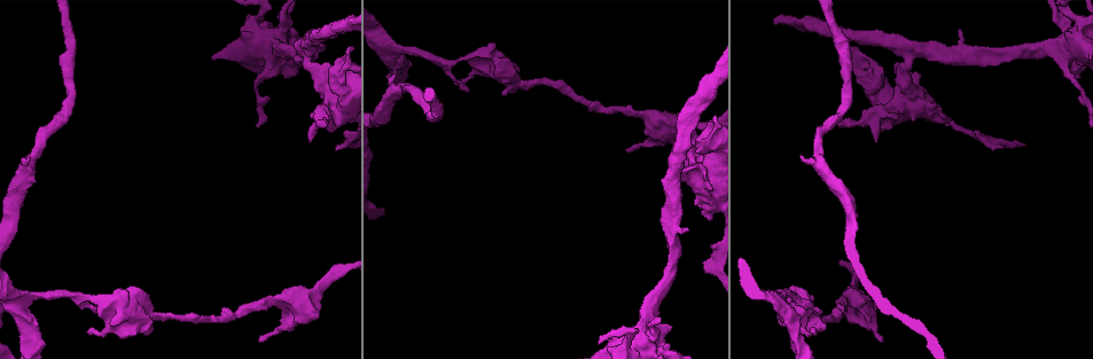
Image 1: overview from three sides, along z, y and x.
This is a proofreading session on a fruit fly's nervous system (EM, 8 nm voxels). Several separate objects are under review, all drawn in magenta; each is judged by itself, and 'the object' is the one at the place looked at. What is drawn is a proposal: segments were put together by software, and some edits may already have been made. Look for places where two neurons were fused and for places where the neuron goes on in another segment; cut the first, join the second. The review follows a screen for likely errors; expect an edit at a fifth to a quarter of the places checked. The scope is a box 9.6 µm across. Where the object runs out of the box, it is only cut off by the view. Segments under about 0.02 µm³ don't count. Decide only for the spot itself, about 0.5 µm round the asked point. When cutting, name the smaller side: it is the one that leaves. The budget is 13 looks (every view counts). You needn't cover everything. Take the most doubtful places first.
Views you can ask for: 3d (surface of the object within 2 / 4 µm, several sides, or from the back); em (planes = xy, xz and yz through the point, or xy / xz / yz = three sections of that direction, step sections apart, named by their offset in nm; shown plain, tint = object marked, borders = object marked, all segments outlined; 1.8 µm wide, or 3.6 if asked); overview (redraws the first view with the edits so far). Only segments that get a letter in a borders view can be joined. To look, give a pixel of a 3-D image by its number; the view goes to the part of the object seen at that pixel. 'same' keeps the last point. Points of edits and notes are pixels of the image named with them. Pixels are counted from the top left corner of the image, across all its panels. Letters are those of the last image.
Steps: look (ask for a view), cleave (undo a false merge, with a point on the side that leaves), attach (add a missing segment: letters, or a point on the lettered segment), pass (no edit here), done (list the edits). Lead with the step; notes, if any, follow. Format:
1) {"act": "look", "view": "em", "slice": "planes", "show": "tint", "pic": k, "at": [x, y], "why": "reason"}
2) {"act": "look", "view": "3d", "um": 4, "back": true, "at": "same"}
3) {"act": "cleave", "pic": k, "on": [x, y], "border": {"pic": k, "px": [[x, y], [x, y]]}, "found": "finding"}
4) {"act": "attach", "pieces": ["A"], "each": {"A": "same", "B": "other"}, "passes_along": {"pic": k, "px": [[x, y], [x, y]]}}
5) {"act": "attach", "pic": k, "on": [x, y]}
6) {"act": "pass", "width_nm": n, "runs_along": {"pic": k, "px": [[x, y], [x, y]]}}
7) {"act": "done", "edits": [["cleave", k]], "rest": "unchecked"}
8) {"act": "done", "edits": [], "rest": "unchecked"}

{"act": "look", "view": "3d", "um": 4, "pic": 1, "at": [1068, 66], "why": "abrupt turn"}

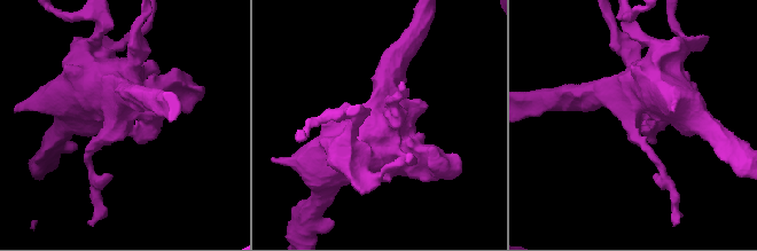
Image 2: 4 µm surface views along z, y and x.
{"act": "look", "view": "em", "slice": "planes", "show": "borders", "pic": 2, "at": [633, 121], "why": "now the EM"}

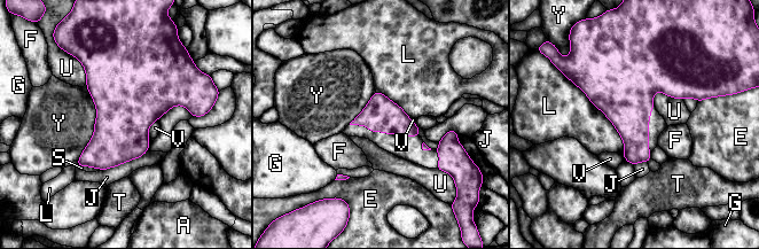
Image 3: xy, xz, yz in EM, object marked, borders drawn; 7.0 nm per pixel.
{"act": "pass", "each": {"A": "other", "E": "other", "F": "other", "G": "other", "J": "other", "L": "other", "S": "other", "T": "other", "U": "other", "V": "other", "Y": "other"}, "found": "one neuron here"}

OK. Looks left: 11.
{"act": "look", "view": "em", "slice": "planes", "show": "borders", "pic": 1, "at": [339, 147], "why": "an open end"}

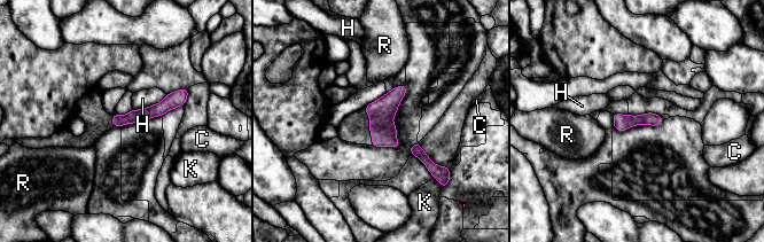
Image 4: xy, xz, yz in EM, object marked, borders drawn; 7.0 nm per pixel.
{"act": "pass", "longest_contact_nm": ["H", 260], "each": {"C": "other", "H": "other", "K": "other", "R": "other"}, "found": "no lettered segment goes on from it"}

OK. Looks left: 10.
{"act": "look", "view": "3d", "um": 2, "pic": 1, "at": [824, 330], "why": "stops while still wide"}

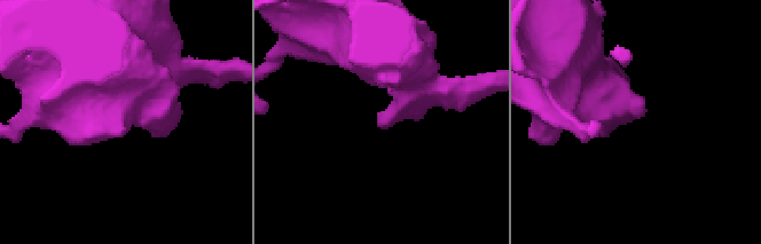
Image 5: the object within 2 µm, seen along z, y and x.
{"act": "look", "view": "em", "slice": "planes", "show": "borders", "pic": 5, "at": [643, 109]}

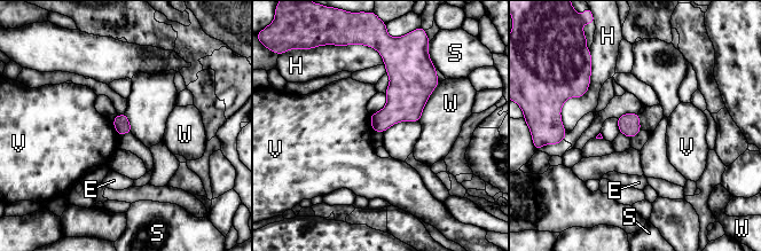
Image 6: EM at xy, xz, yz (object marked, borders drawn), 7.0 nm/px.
{"act": "pass", "each": {"E": "other", "H": "other", "S": "other", "V": "other", "W": "other"}, "border": {"pic": 6, "px": [[370, 115], [370, 127], [374, 131]]}, "found": "no lettered segment goes on from it"}

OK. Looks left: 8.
{"act": "look", "view": "em", "slice": "xz", "step": 4, "show": "tint", "pic": 1, "at": [405, 49], "why": "three arms meet"}

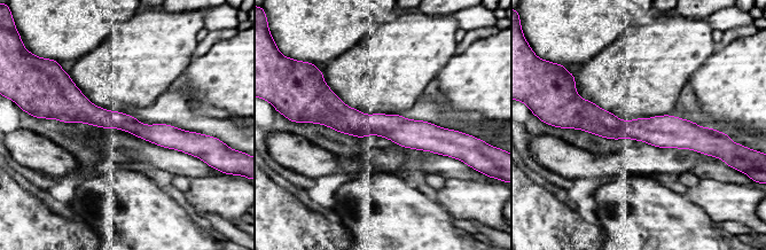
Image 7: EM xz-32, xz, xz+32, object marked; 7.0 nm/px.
{"act": "look", "view": "em", "slice": "xz", "step": 4, "show": "borders", "at": "same"}

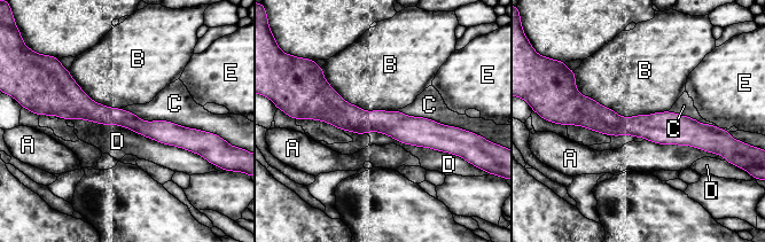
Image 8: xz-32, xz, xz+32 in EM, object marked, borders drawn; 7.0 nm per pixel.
{"act": "pass", "longest_contact_nm": ["D", 950], "each": {"A": "other", "B": "other", "C": "other", "D": "other", "E": "other"}, "found": "one neuron here"}

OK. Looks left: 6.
{"act": "look", "view": "em", "slice": "xy", "step": 8, "show": "borders", "pic": 1, "at": [878, 141], "why": "branch stops here"}

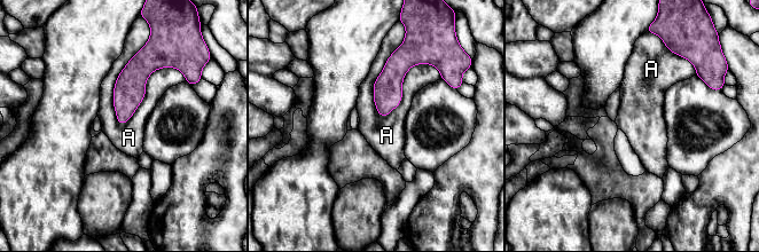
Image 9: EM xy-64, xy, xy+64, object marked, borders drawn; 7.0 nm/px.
{"act": "pass", "longest_contact_nm": ["A", 550], "each": {"A": "other"}, "found": "none of them fits"}

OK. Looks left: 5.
{"act": "done", "edits": [], "rest": "unchecked"}

